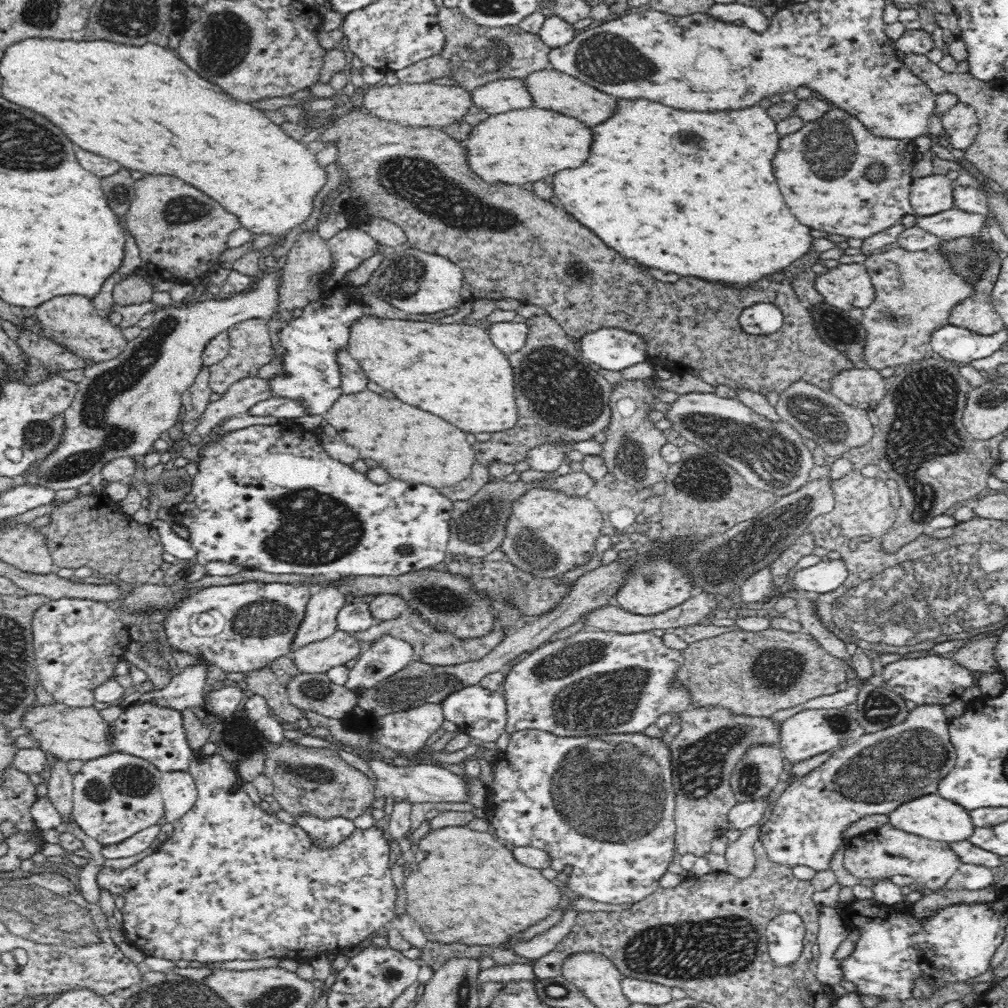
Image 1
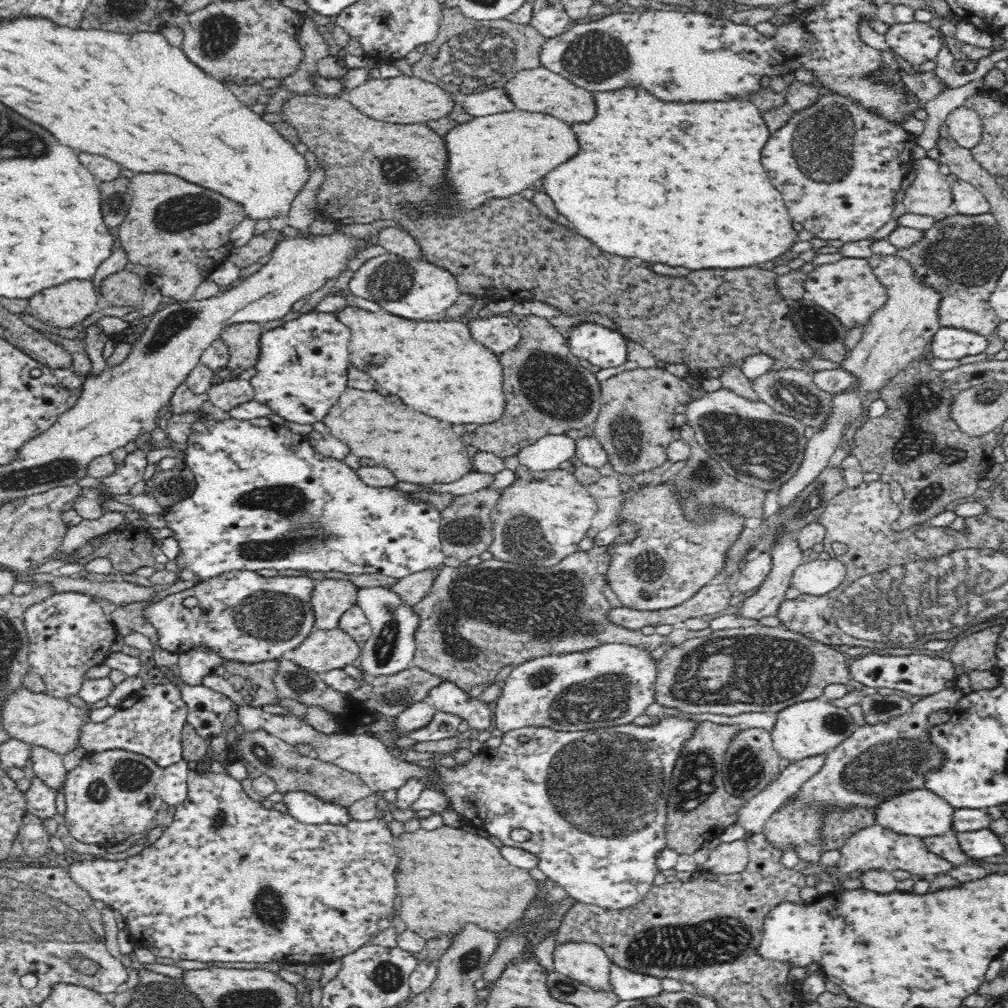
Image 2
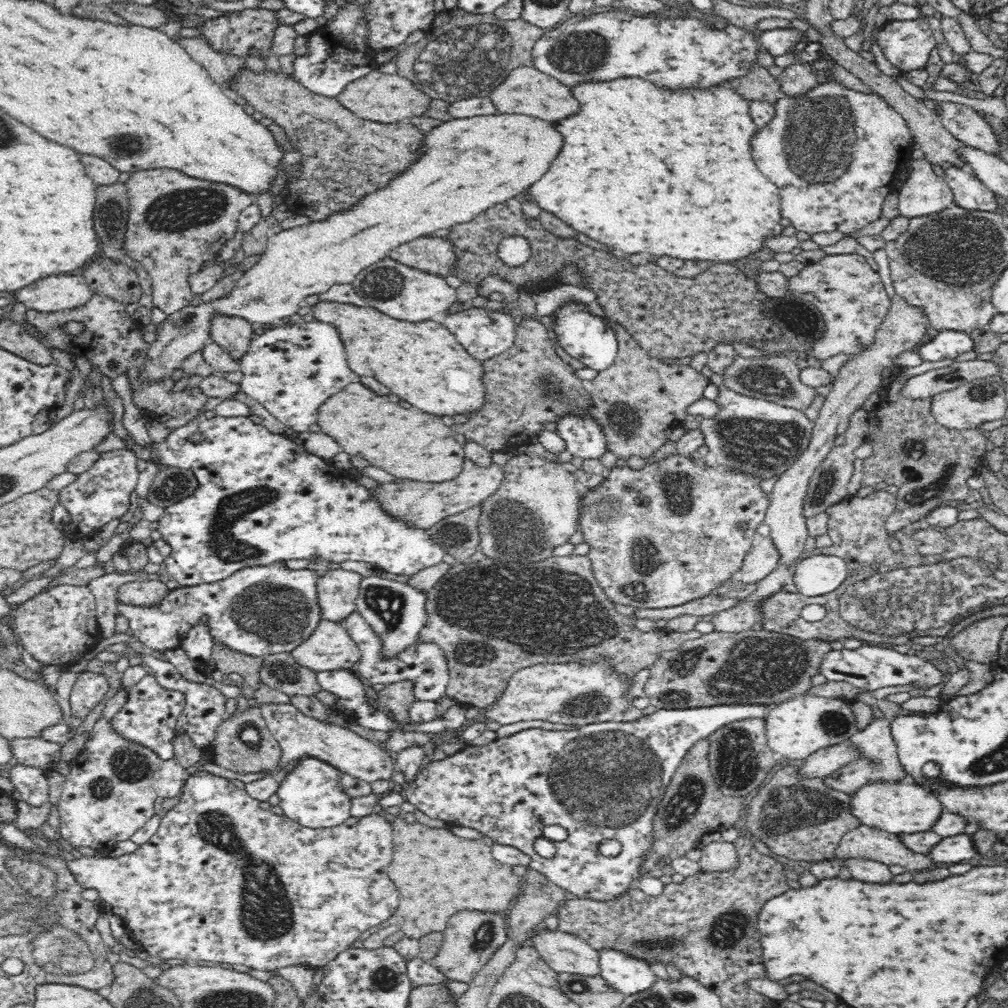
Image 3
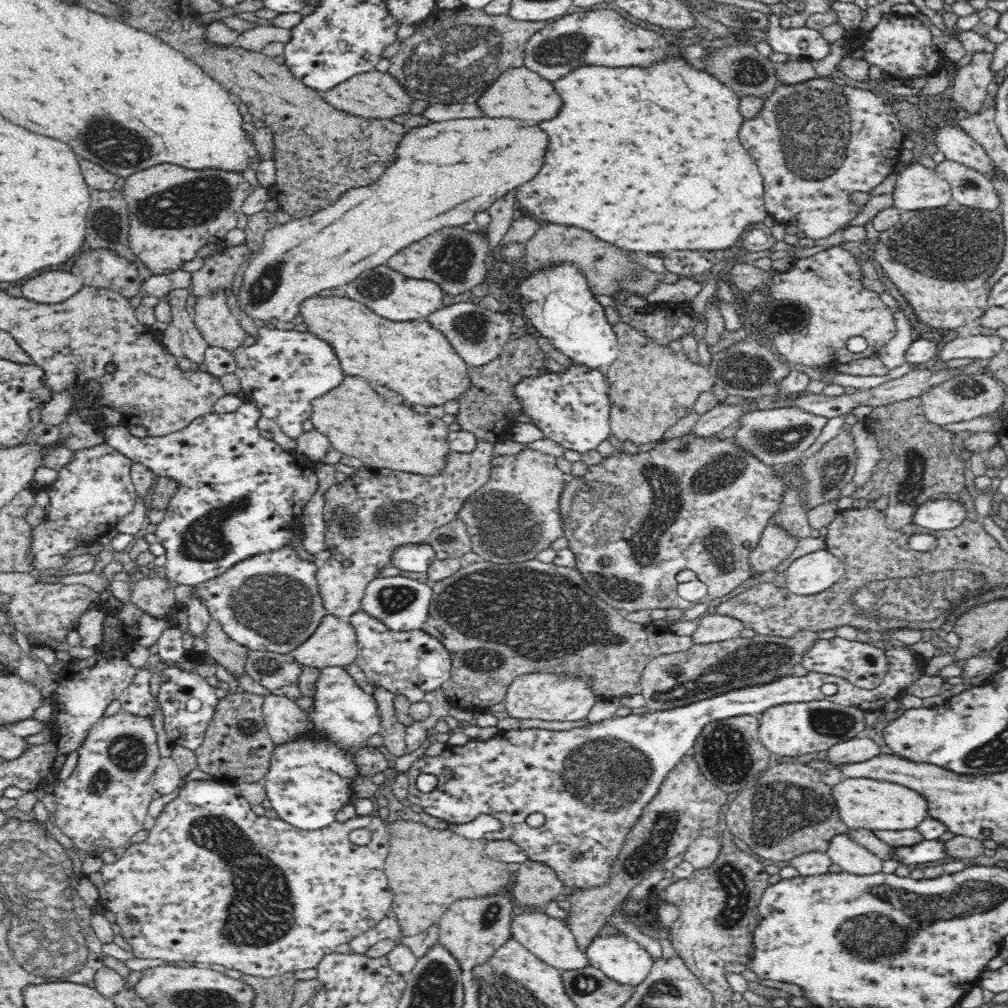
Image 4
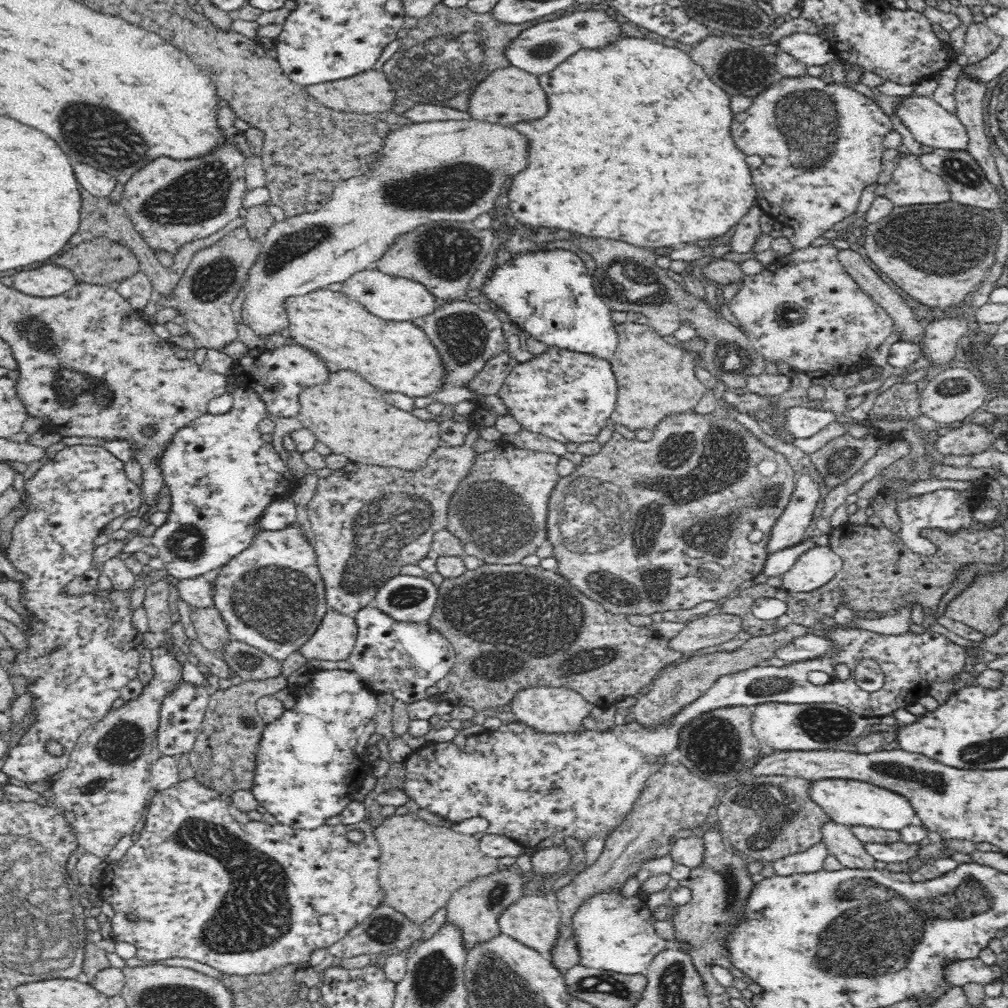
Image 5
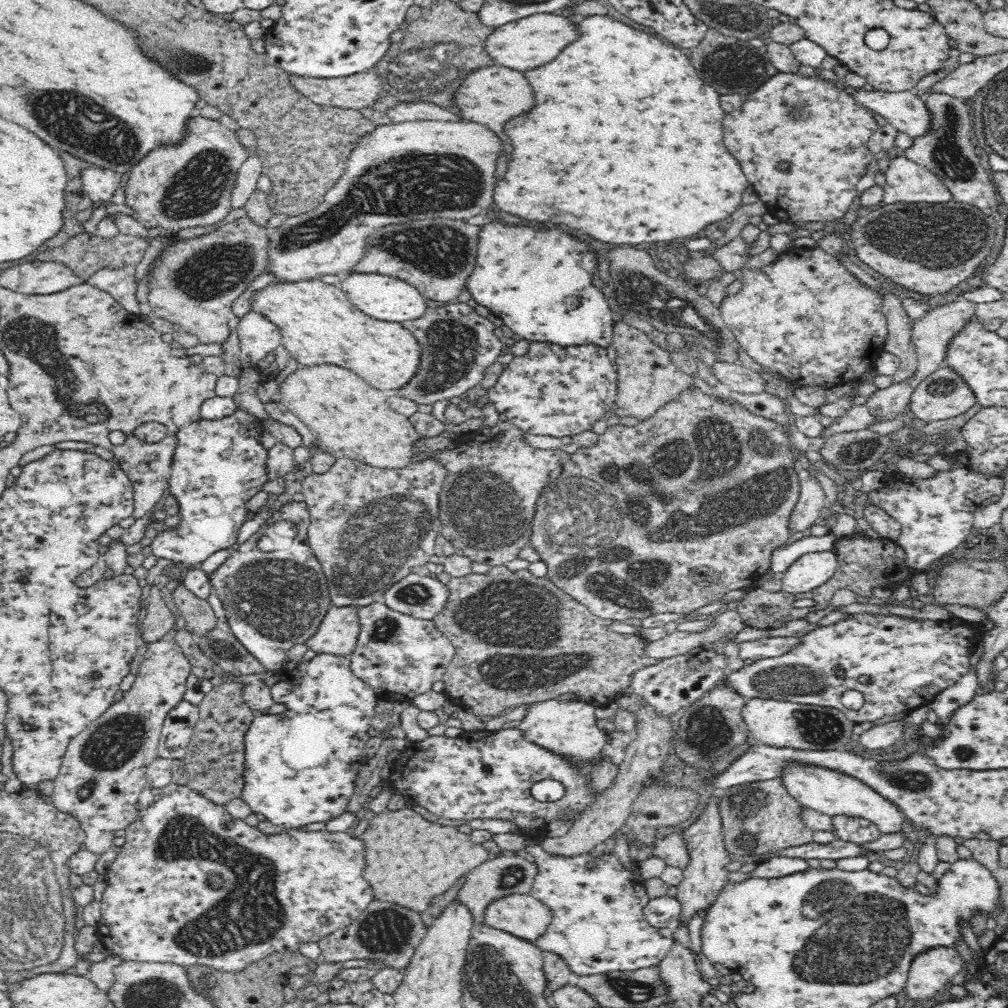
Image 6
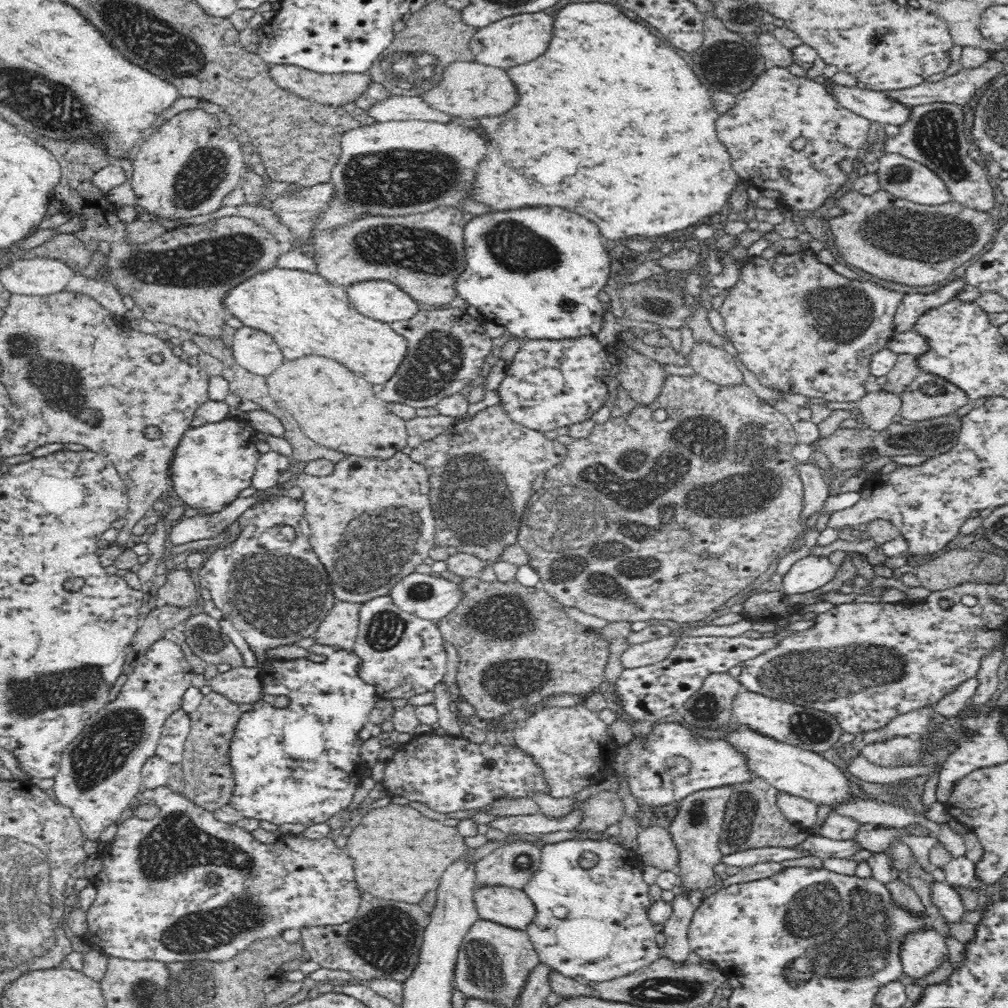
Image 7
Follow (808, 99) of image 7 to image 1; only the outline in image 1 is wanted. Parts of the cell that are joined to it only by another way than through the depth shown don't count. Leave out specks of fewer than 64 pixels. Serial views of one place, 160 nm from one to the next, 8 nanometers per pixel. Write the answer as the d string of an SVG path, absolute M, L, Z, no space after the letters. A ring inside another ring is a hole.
M832 107L819 119L805 122L804 126L780 138L780 150L774 158L774 176L780 184L780 192L786 198L792 214L814 230L824 230L828 234L838 234L846 238L870 238L900 221L906 214L913 214L909 201L910 187L913 181L914 156L917 153L912 139L887 139L872 135L860 120L845 110ZM870 164L883 164L883 179L872 181L866 177Z

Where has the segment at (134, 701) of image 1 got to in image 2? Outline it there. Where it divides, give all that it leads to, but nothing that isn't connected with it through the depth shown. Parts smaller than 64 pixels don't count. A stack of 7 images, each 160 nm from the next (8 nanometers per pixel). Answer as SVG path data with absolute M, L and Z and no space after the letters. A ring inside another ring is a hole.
M196 645L187 653L179 655L176 668L180 679L190 686L202 685L202 677L214 674L214 670L222 664L222 658L204 645Z

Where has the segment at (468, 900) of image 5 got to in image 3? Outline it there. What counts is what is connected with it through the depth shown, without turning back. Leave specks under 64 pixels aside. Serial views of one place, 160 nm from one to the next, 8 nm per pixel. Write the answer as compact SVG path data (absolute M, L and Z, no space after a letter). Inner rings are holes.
M476 910L456 912L450 916L448 926L441 933L443 941L432 959L432 964L450 980L467 983L492 958L494 952L502 944L506 944L508 940L506 914L492 914L492 912L488 914L488 912L476 912Z

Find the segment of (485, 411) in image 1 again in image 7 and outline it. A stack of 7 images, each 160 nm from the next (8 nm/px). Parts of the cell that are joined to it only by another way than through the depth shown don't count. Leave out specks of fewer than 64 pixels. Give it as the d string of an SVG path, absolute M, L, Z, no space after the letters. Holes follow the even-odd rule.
M272 267L250 277L244 284L232 288L224 295L224 307L243 324L272 336L284 358L294 361L310 354L320 354L348 366L354 374L362 374L372 384L384 384L398 369L408 352L408 341L391 329L391 324L382 323L360 315L352 307L346 288L327 282L318 274L298 269Z

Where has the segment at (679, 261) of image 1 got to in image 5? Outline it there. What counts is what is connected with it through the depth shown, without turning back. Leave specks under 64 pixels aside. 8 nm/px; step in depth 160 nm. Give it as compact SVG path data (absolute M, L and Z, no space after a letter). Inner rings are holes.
M624 35L598 50L586 49L574 54L564 64L558 64L552 72L538 76L538 80L548 96L550 110L540 120L520 122L514 126L530 140L528 166L524 172L512 178L512 186L508 191L509 208L513 213L514 222L529 224L532 227L562 228L562 230L570 230L580 235L594 236L594 238L622 240L637 247L653 250L662 247L679 247L686 242L710 240L720 236L728 232L732 226L736 226L748 210L757 204L757 192L752 184L746 156L734 146L730 136L732 110L730 110L728 94L720 90L704 74L704 69L681 49L666 47L648 37L637 38Z

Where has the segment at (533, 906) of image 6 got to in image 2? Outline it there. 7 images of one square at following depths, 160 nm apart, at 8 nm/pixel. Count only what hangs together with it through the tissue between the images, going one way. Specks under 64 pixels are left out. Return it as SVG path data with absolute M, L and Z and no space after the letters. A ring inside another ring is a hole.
M568 941L558 943L553 954L556 972L598 991L612 989L609 979L612 962L603 948L592 943Z

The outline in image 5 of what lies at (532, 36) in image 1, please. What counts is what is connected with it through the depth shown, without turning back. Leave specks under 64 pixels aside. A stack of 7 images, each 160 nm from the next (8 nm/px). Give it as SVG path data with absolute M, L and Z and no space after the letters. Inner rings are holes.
M440 2L428 16L419 18L414 28L407 30L406 36L400 39L399 48L386 60L382 69L397 96L404 96L420 104L466 110L474 88L490 72L511 65L503 55L503 50L513 38L534 24L568 14L567 11L558 10L528 23L506 24L496 20L491 12L478 14L470 11L468 7L450 8Z

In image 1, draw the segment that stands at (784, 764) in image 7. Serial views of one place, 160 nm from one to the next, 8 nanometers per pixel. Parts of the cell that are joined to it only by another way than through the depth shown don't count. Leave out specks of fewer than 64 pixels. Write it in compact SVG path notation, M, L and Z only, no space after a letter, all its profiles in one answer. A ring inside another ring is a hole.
M938 793L928 794L916 800L902 803L900 807L887 816L893 828L944 843L968 840L975 830L974 823L970 819L970 812L950 800L945 800Z

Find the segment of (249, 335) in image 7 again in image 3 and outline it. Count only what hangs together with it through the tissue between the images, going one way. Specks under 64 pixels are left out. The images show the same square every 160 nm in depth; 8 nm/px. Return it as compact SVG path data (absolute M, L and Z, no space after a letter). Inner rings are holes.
M498 114L498 116L474 116L474 118L458 118L458 120L444 121L440 126L438 126L438 128L430 130L426 136L423 136L423 144L424 148L421 148L422 152L419 154L417 161L414 161L407 169L404 169L384 188L364 195L349 209L338 211L337 213L331 214L327 219L321 221L312 221L309 224L296 226L287 230L280 229L277 232L270 234L266 243L265 251L260 255L260 260L250 268L250 271L244 273L238 282L235 283L232 292L225 298L202 303L199 306L187 305L185 308L174 312L172 315L168 315L168 318L157 326L157 340L154 343L149 344L146 360L144 360L144 368L142 368L142 372L138 374L140 381L145 381L146 379L167 379L172 375L176 368L180 368L181 364L188 358L188 356L192 356L202 351L205 346L211 342L210 323L212 323L212 318L214 318L214 316L234 316L242 318L250 324L255 322L259 324L272 324L272 322L276 322L276 320L288 320L289 317L298 313L298 310L300 310L302 305L305 304L306 298L312 295L323 294L336 284L352 284L355 277L358 277L358 274L363 272L364 268L368 268L371 264L384 259L387 257L388 252L394 250L394 248L398 248L400 244L410 242L410 240L414 240L418 237L426 236L426 234L436 232L436 230L440 230L440 228L451 228L456 224L478 220L483 212L486 212L492 207L497 207L500 204L506 203L521 192L523 193L530 184L534 184L536 180L540 180L542 174L546 174L550 160L556 158L556 154L560 152L562 136L560 136L560 134L550 126L550 122L546 122L546 120L538 120L538 118L532 118L532 116L508 116L508 114Z

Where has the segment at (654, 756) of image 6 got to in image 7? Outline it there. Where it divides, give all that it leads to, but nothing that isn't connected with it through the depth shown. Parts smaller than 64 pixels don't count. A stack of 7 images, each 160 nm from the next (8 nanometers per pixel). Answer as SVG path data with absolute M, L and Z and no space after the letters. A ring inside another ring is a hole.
M601 792L597 796L588 798L582 808L583 822L574 830L583 838L588 832L606 834L609 826L617 824L625 815L624 805L618 792Z

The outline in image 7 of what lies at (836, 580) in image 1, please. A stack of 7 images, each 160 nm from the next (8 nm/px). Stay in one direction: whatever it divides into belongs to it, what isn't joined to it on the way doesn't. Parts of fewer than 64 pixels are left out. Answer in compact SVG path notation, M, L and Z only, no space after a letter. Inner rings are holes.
M806 556L798 560L783 576L781 591L785 594L806 594L828 584L838 568L822 556Z

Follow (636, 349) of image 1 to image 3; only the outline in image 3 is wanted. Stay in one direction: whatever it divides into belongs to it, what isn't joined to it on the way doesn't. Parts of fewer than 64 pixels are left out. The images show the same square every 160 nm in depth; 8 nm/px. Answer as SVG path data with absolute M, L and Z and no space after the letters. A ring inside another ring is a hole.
M564 304L558 308L552 316L554 323L554 335L558 339L557 344L568 353L569 356L579 358L588 368L603 371L612 366L618 356L618 340L614 330L604 324L603 318L590 314L585 304Z

